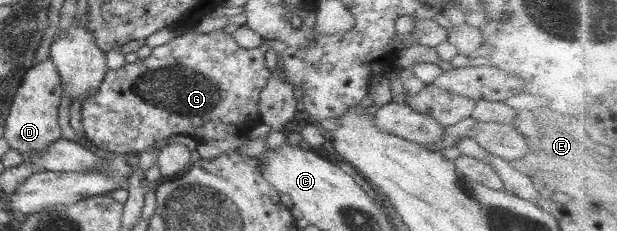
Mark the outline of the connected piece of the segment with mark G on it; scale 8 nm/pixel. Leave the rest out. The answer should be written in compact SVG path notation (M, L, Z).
M216 29L208 34L197 33L194 30L189 31L178 37L174 37L169 43L162 44L151 50L151 55L146 59L138 59L133 63L126 63L122 68L118 70L110 70L106 73L102 84L95 91L95 94L91 94L86 101L82 103L82 124L84 127L84 135L87 140L102 150L108 150L118 155L125 155L126 153L140 153L156 142L160 142L172 134L182 134L189 136L198 142L210 142L211 140L222 140L229 134L232 136L245 135L253 128L261 124L260 114L260 95L264 87L268 84L270 77L274 71L266 67L264 62L264 52L266 48L262 45L262 48L247 49L242 48L235 40L232 34L224 33L222 29Z

